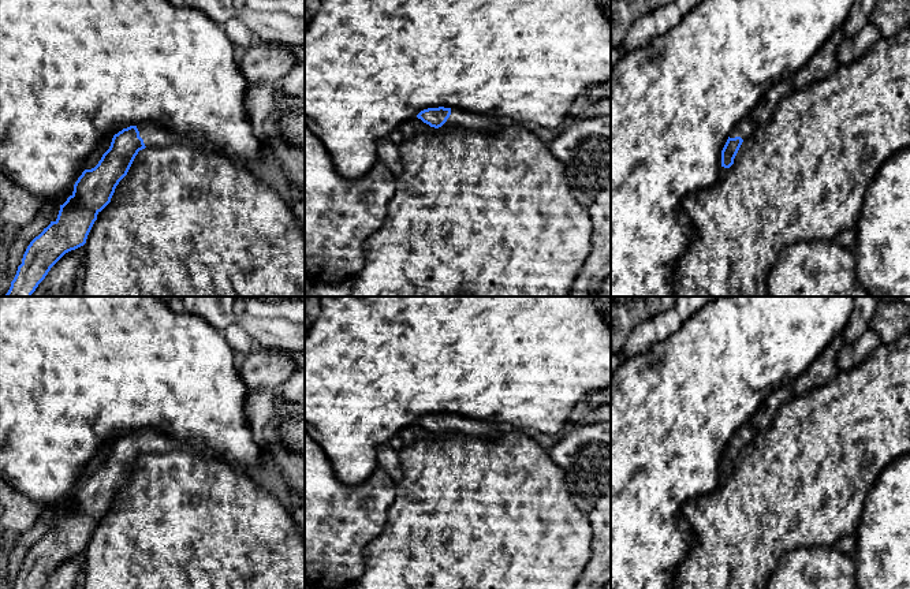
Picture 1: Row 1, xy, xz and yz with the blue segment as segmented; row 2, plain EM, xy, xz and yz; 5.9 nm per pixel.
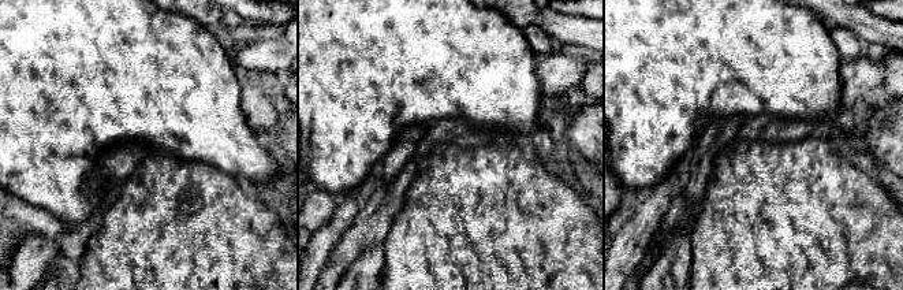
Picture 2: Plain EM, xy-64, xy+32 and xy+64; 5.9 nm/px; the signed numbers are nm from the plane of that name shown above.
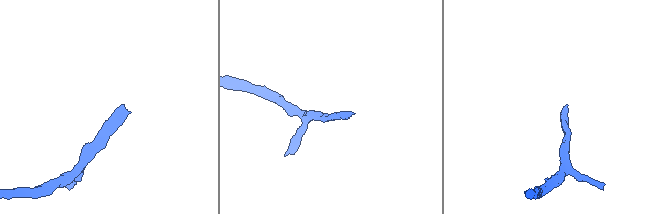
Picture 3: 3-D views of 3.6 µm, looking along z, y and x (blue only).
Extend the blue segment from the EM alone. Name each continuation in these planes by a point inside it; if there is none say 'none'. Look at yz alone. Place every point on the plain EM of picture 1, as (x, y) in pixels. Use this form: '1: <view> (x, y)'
1: yz (745, 433)

